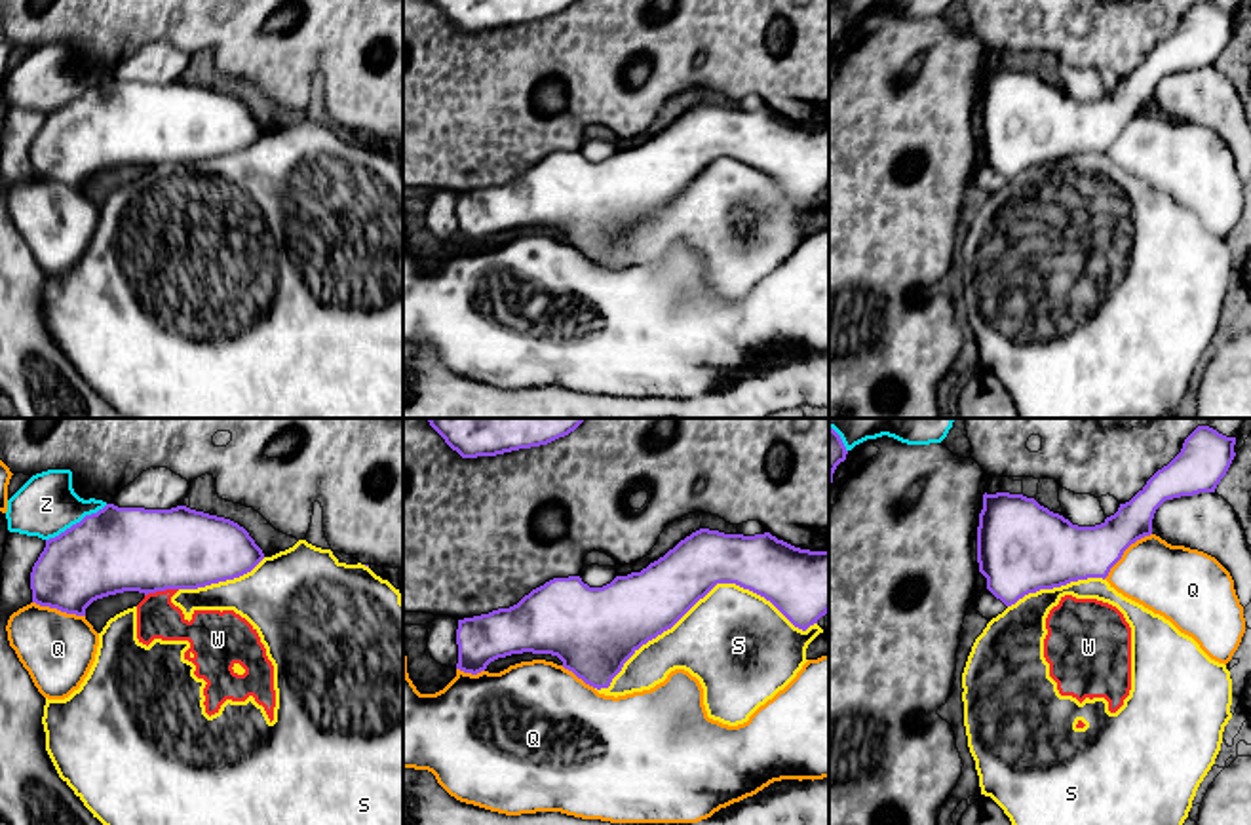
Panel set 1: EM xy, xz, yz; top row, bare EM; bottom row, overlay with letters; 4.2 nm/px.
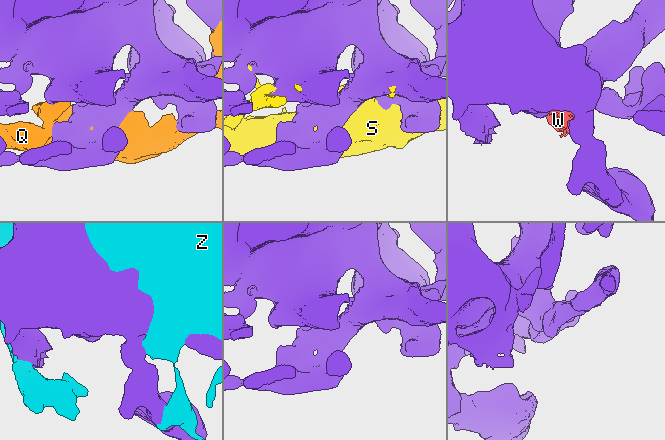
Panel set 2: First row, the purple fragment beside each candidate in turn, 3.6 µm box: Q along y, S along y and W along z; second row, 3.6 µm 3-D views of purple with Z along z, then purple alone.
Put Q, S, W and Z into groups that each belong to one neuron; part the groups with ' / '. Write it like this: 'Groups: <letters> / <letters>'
Groups: Q / S W / Z

